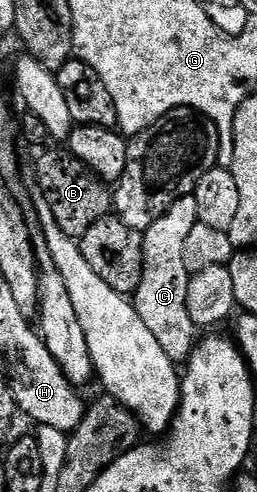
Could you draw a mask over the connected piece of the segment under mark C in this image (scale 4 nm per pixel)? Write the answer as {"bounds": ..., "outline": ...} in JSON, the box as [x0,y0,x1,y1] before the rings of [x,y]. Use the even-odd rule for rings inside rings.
{"bounds":[135,194,199,365],"outline":[[[191,194],[175,201],[155,225],[151,225],[143,233],[143,277],[139,281],[139,289],[135,293],[135,306],[139,317],[143,317],[143,325],[151,329],[155,341],[163,348],[163,353],[171,357],[174,363],[181,365],[188,360],[189,354],[199,342],[199,329],[191,321],[191,313],[187,313],[187,289],[191,272],[183,265],[183,241],[187,241],[191,229],[198,222],[195,197]]]}

